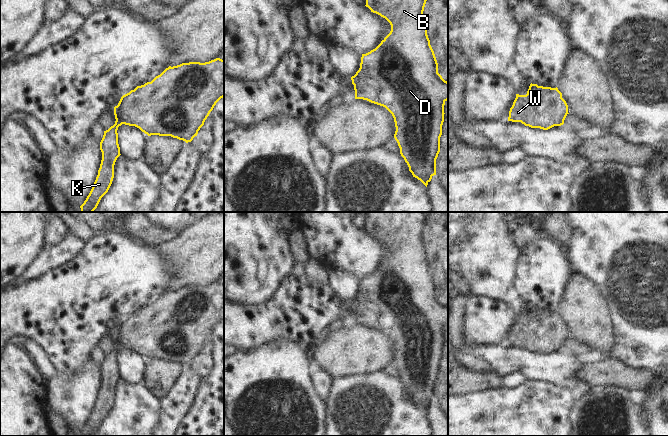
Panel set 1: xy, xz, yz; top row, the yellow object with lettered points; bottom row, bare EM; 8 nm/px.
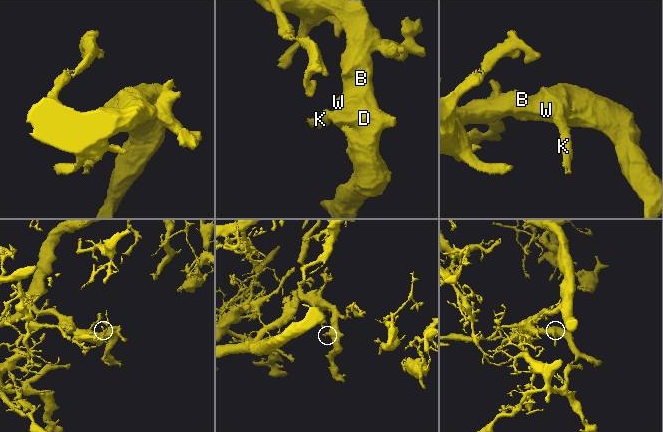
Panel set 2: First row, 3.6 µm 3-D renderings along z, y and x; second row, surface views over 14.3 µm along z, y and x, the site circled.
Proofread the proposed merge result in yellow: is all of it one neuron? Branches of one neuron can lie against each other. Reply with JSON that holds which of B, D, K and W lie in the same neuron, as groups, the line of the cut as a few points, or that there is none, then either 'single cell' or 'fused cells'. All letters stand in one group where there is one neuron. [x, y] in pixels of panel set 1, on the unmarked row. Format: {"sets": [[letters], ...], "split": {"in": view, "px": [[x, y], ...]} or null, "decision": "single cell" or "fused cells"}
{"sets": [["B", "D", "K", "W"]], "split": null, "decision": "single cell"}

